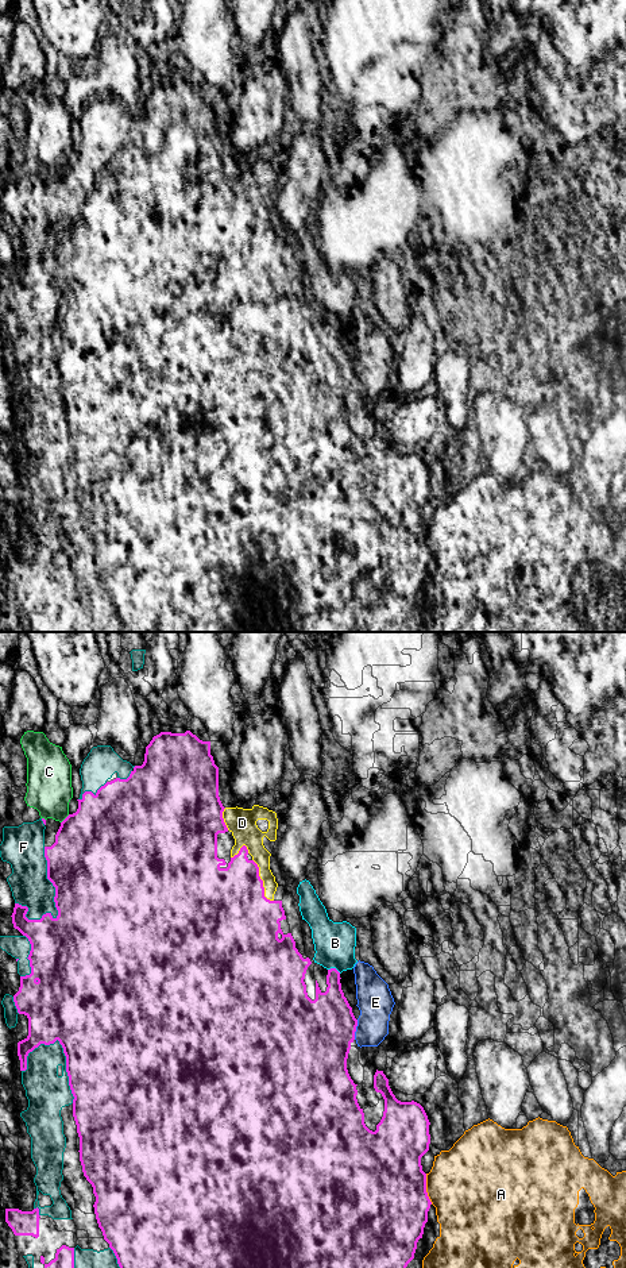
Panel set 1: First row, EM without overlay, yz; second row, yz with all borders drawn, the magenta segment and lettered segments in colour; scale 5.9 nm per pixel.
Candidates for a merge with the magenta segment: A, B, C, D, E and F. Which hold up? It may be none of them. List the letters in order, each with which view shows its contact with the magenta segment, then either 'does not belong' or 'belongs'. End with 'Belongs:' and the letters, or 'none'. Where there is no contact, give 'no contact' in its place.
A: contact in yz; does not belong
B: contact in yz; does not belong
C: contact in yz; does not belong
D: contact in yz; belongs
E: contact in yz; does not belong
F: contact in yz; does not belong
Belongs: D

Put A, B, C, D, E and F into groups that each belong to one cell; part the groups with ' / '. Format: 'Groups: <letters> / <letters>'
Groups: A / B / C / D / E / F

